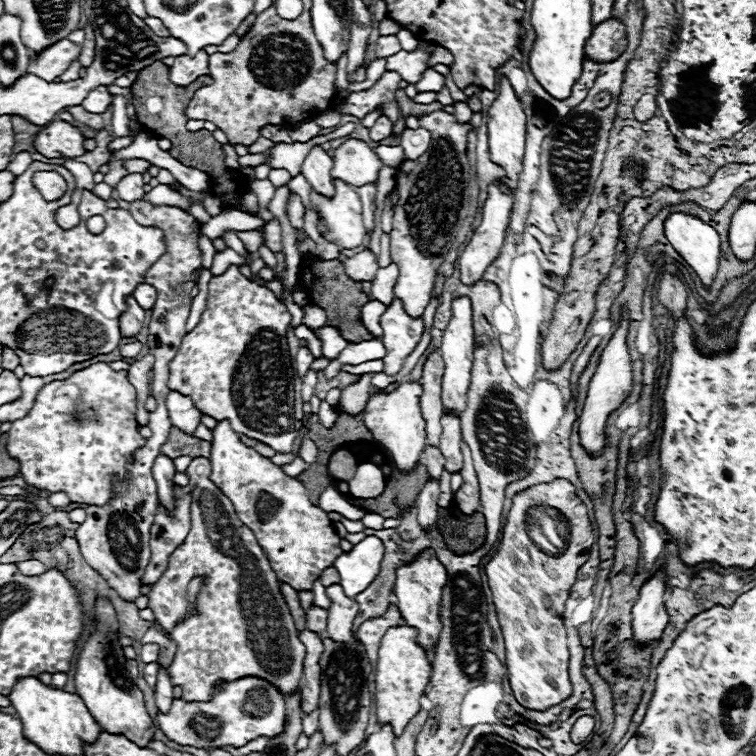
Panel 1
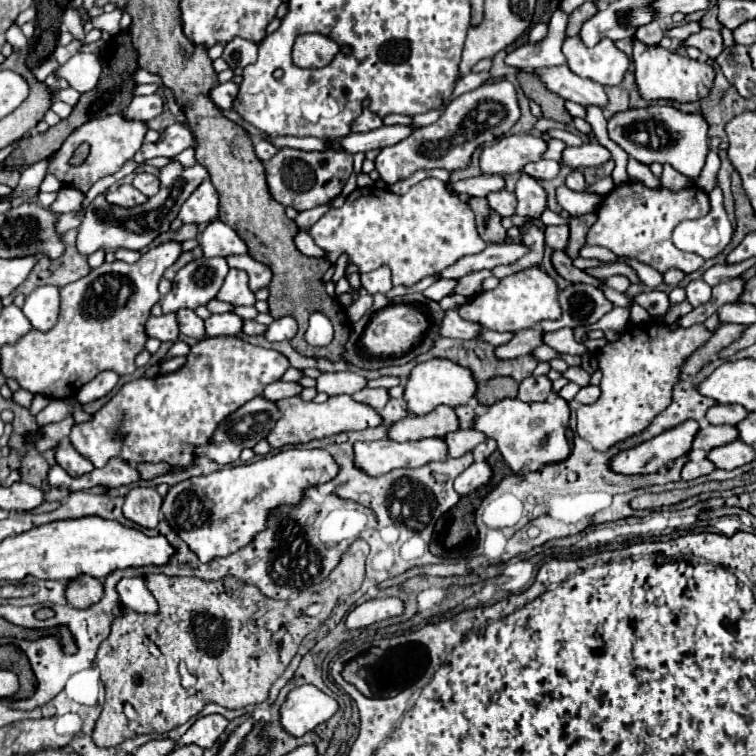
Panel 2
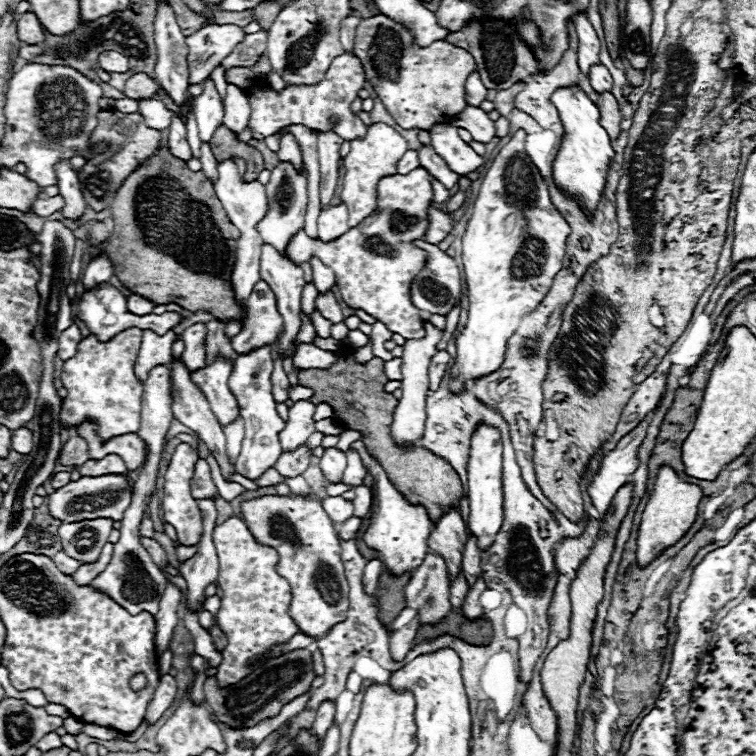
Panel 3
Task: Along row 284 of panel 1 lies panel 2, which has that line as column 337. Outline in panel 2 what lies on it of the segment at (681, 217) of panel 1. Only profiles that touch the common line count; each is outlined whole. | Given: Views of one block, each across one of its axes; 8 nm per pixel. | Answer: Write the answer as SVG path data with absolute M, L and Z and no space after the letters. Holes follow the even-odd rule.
M304 684L290 690L286 702L280 708L280 724L290 736L304 736L318 724L332 718L338 710L338 702L316 686Z

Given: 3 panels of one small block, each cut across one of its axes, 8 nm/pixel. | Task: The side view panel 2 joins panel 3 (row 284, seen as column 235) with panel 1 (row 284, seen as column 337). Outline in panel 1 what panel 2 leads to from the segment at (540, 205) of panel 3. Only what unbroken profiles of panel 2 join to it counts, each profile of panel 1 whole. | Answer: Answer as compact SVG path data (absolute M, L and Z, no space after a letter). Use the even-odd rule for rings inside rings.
M498 182L488 184L488 198L482 204L482 220L480 226L474 230L470 242L464 246L464 252L458 258L458 274L460 274L460 282L466 286L474 286L484 272L488 270L488 266L498 258L504 238L506 238L506 230L508 230L508 222L510 222L510 214L512 214L512 206L514 206L514 194L504 194L500 190Z

